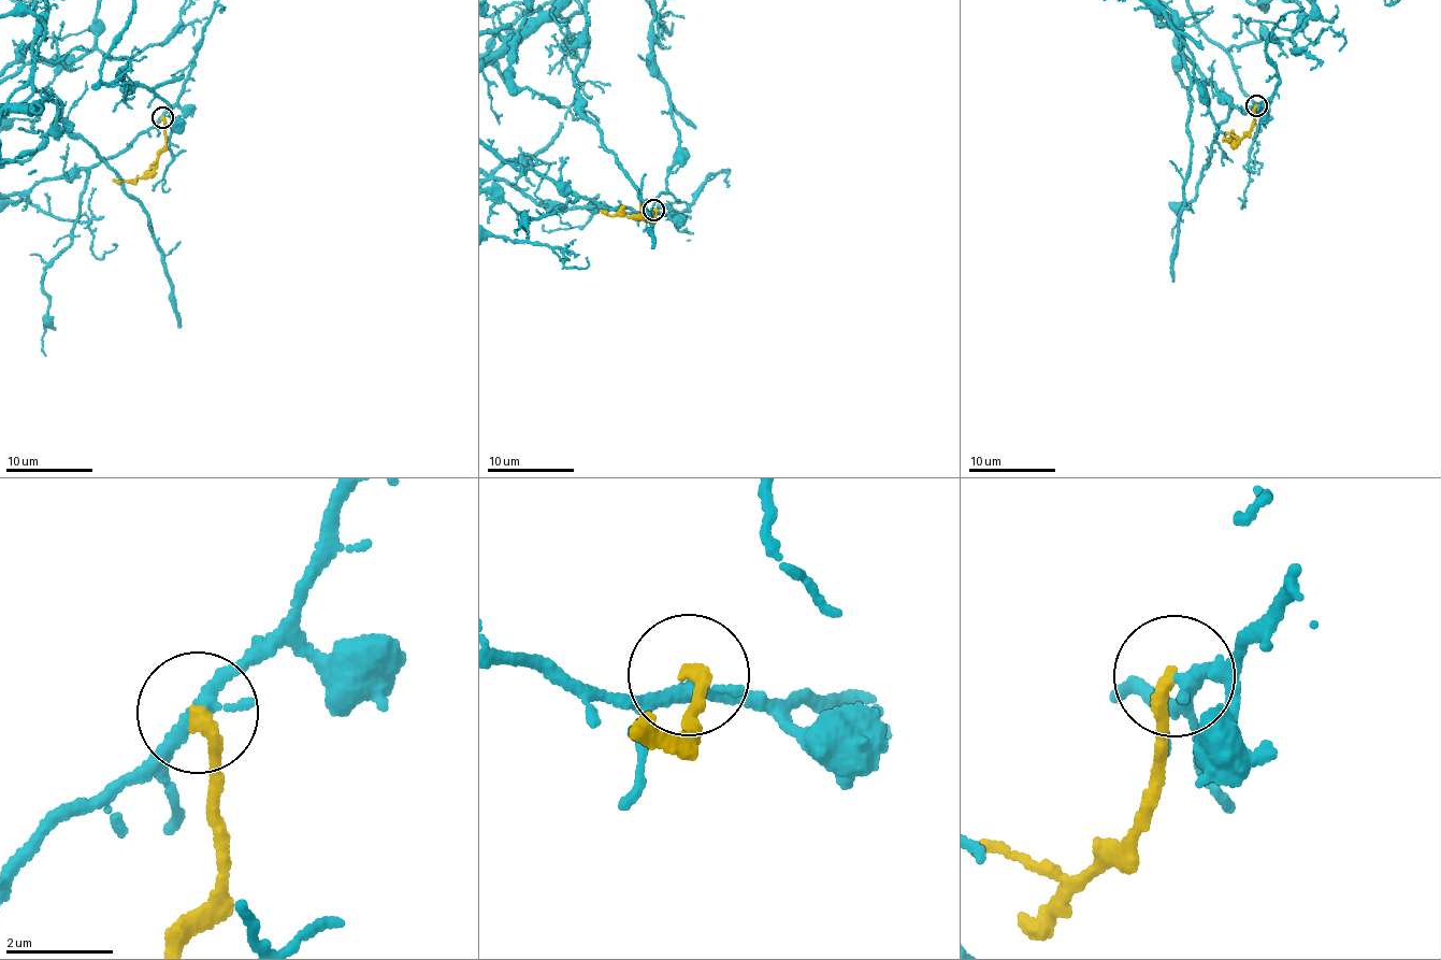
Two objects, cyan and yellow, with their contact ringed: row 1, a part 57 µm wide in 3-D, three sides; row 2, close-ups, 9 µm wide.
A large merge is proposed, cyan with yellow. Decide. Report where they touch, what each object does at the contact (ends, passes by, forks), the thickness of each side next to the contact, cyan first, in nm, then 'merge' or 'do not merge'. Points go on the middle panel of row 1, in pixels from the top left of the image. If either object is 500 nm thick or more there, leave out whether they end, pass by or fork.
place (653, 210); cyan passes by; yellow ends; calibres 280 and 260 nm; do not merge

